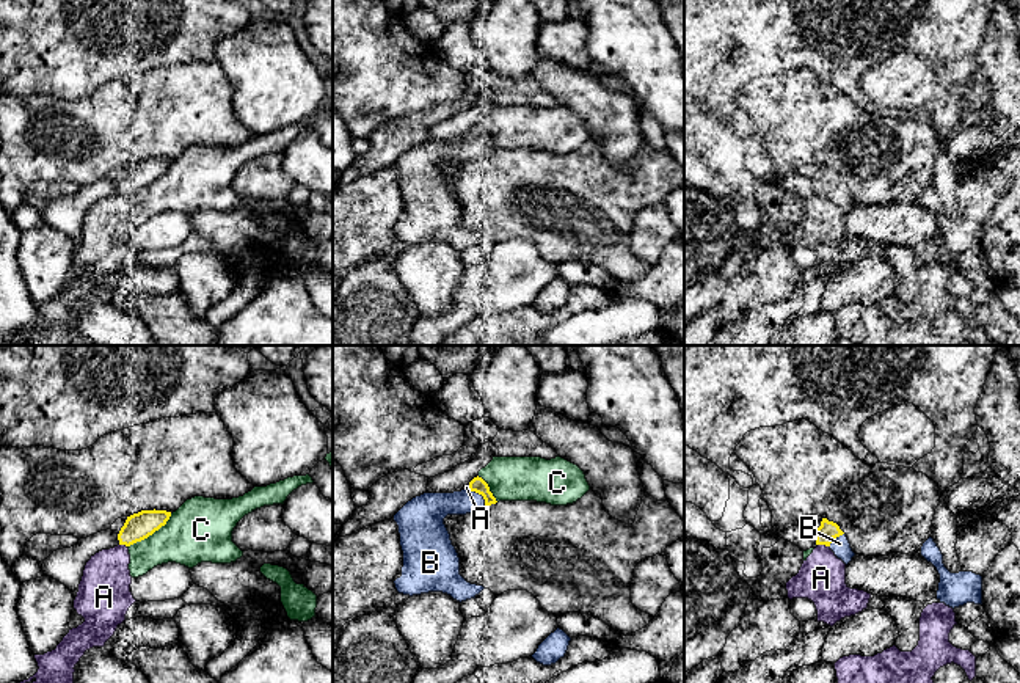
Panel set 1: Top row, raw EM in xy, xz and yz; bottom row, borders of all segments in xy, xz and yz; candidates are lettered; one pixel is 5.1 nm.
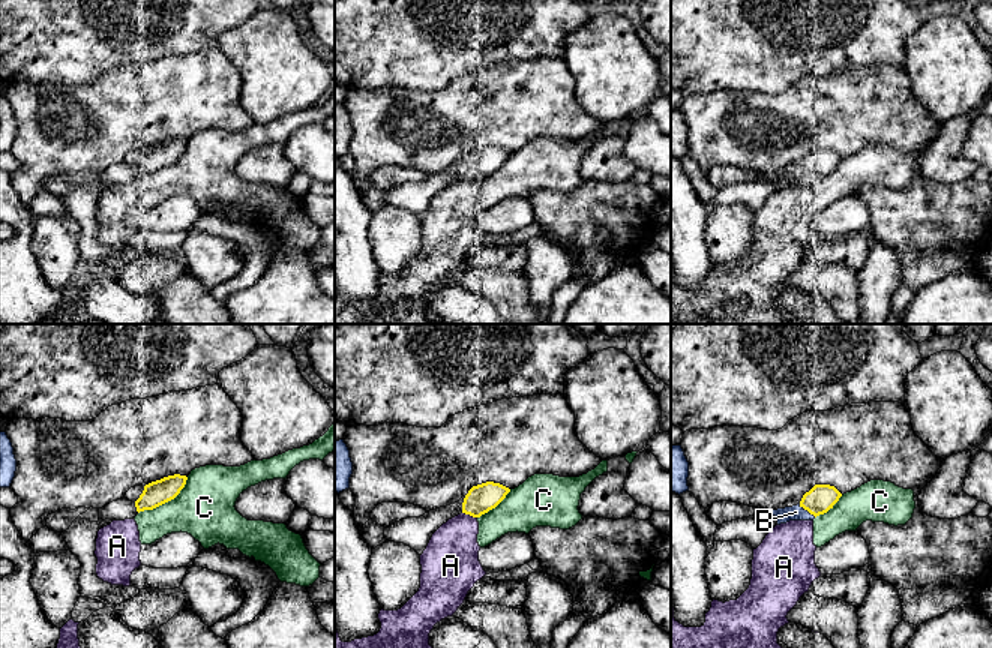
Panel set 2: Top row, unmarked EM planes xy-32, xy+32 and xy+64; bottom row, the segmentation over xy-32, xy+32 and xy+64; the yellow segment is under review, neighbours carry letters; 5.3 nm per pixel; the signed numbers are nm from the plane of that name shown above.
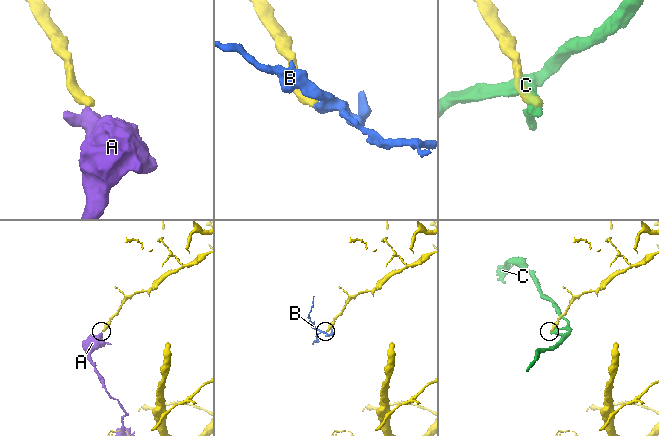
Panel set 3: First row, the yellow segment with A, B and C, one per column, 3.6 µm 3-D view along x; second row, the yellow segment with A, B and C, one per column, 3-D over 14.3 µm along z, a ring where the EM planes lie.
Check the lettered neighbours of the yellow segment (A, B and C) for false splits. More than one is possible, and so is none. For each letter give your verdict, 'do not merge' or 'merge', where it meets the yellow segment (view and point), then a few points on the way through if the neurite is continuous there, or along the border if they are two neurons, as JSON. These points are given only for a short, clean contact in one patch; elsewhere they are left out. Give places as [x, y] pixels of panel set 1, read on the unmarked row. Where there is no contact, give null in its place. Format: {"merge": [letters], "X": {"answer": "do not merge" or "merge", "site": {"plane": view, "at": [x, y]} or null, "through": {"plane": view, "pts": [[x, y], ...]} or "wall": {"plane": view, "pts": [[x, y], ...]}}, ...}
{"merge": ["B"], "A": {"answer": "do not merge", "site": {"plane": "yz", "at": [824, 192]}}, "B": {"answer": "merge", "site": {"plane": "xz", "at": [480, 142]}}, "C": {"answer": "do not merge", "site": {"plane": "xy", "at": [151, 182]}}}

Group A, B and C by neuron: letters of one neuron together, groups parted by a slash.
A C / B

